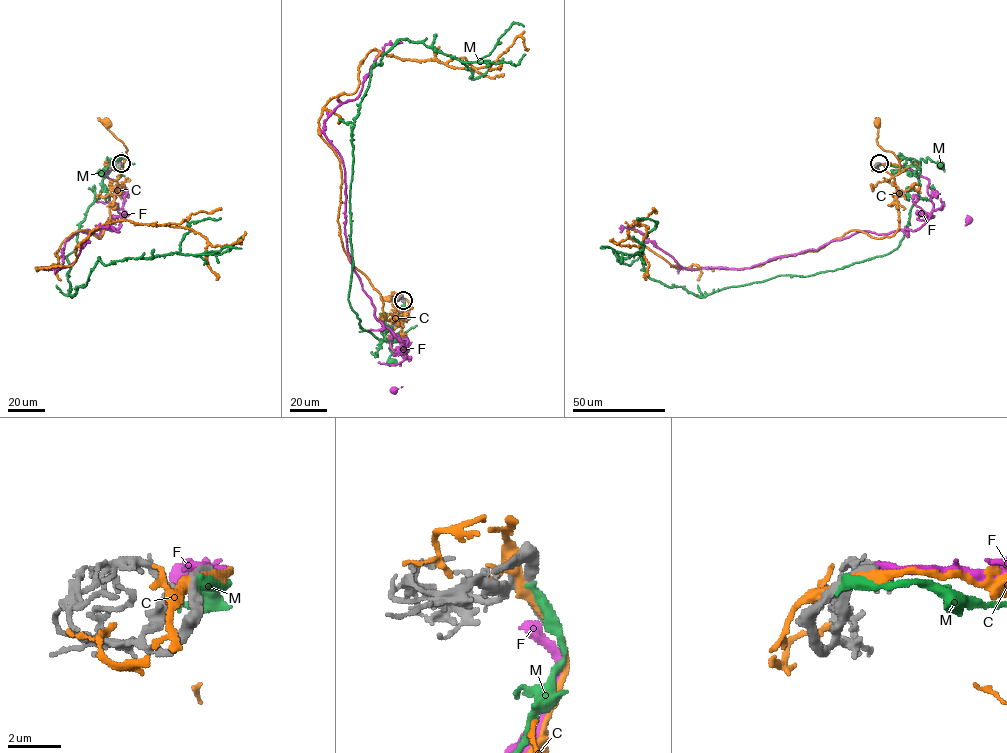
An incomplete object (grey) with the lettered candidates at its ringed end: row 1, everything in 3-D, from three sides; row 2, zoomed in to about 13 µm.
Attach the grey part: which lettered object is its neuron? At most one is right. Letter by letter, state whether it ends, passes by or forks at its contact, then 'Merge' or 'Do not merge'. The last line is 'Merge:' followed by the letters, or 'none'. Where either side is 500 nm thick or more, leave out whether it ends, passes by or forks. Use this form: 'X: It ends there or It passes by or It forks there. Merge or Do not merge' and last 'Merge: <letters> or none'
C: It passes by. Do not merge
F: It ends there. Do not merge
M: It ends there. Do not merge
Merge: none

